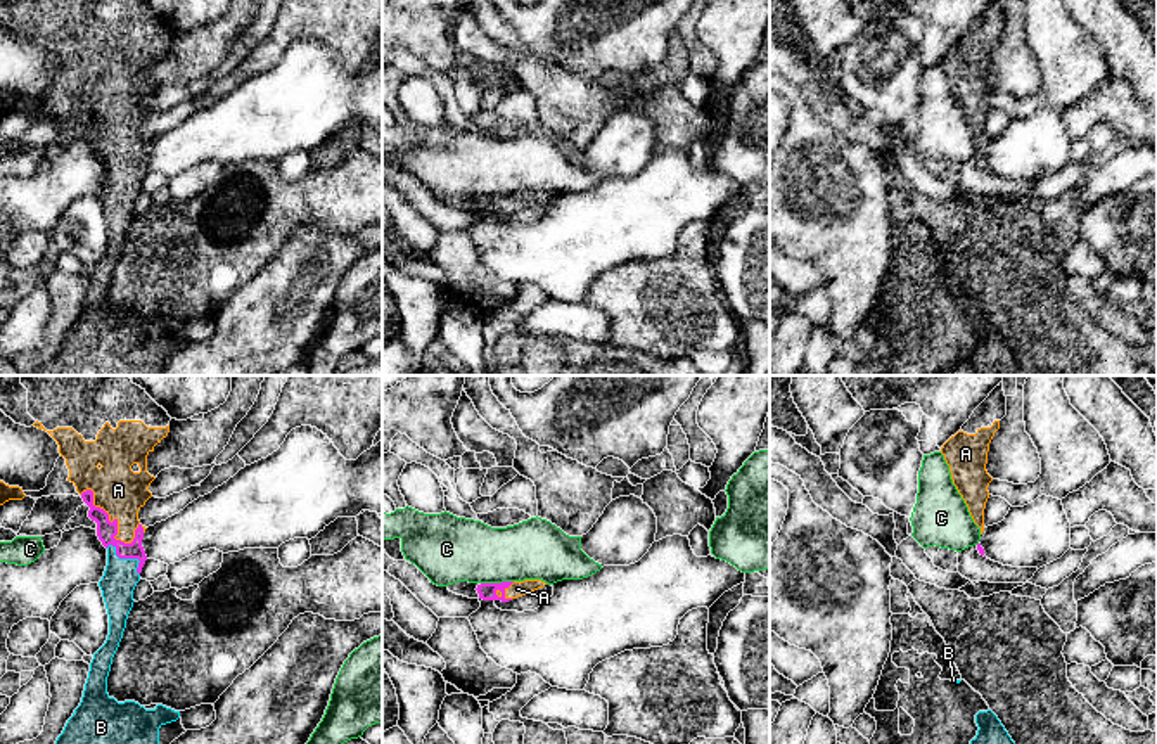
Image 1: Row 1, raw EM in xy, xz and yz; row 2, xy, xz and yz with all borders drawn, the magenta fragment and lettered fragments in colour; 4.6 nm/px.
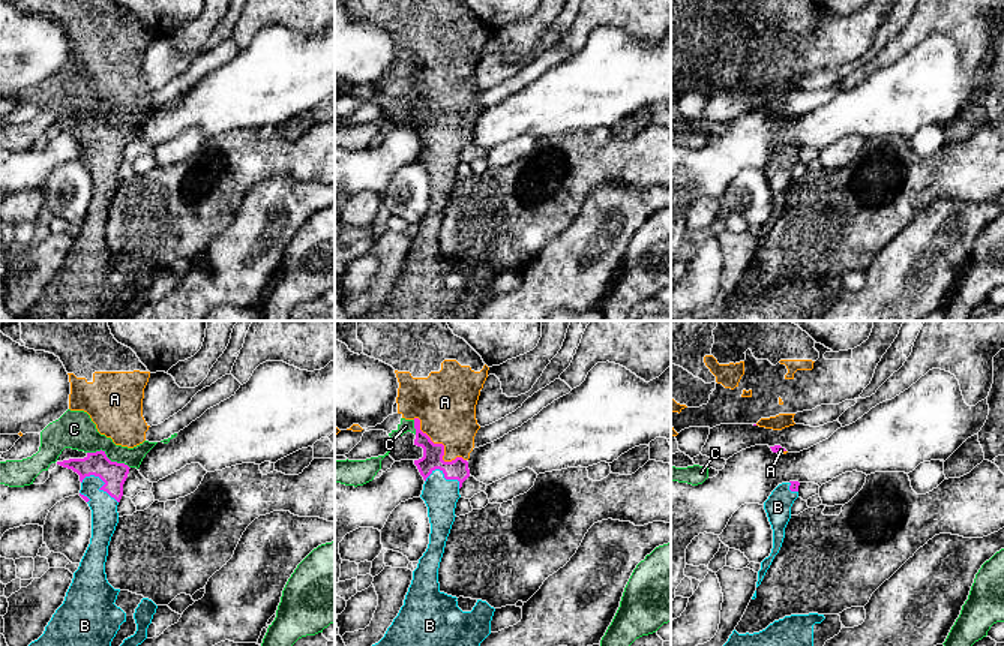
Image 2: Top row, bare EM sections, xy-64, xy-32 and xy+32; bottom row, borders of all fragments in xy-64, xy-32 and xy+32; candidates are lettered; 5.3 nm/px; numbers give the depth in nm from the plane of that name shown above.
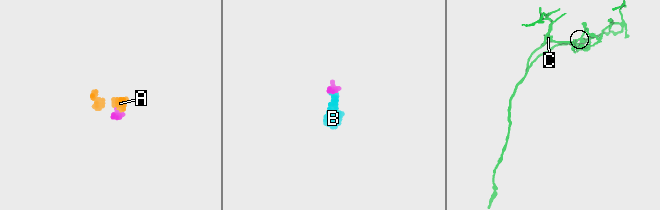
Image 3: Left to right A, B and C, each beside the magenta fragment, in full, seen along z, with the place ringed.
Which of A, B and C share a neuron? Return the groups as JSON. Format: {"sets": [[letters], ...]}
{"sets": [["A", "B"], ["C"]]}

